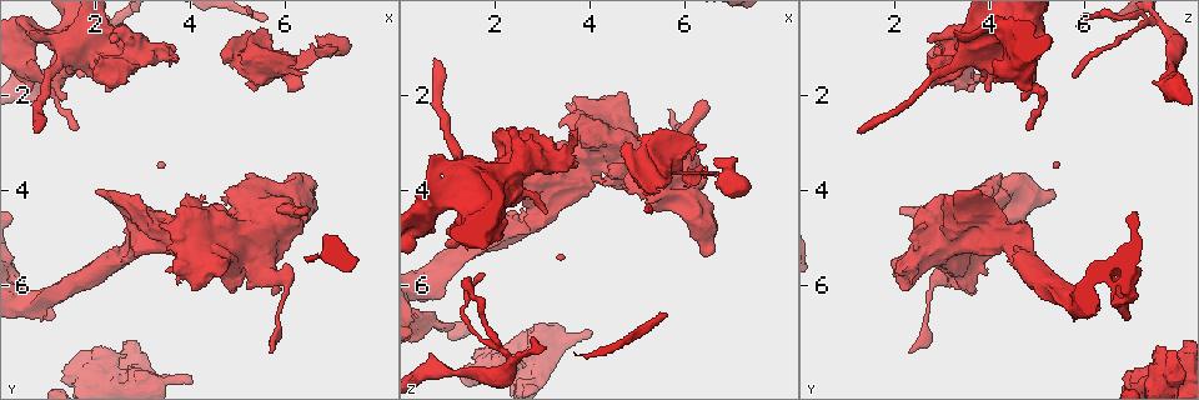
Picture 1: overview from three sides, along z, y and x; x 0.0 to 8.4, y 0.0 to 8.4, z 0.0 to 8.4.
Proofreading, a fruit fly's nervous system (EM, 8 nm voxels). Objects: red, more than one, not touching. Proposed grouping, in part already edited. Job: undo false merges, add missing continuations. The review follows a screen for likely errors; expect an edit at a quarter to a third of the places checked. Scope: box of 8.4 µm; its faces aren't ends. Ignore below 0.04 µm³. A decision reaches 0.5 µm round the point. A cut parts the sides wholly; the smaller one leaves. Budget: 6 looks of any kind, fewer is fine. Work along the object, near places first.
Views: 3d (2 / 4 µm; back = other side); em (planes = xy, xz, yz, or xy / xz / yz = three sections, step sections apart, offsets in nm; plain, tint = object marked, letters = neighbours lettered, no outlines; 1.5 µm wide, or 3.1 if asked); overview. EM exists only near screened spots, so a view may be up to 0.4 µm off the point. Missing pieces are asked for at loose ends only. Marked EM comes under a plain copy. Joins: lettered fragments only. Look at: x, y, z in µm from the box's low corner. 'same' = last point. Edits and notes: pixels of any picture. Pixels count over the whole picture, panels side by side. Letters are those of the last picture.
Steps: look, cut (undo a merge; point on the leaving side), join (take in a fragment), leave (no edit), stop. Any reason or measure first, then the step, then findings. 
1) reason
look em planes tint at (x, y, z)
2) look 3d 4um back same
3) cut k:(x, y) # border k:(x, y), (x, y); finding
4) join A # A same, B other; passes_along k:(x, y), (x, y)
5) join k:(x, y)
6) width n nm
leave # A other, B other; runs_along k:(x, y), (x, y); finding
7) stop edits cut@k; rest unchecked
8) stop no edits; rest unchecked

branch stops here
look 3d 2um at (1.20, 6.70, 6.95)

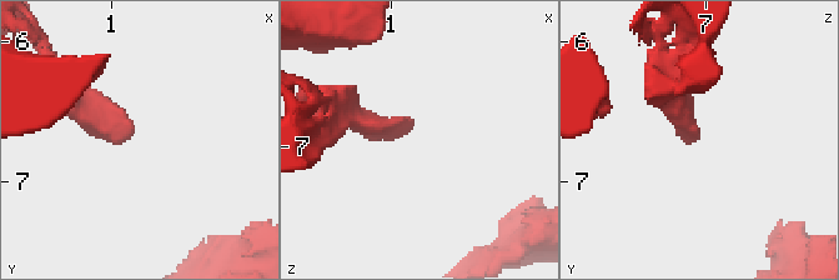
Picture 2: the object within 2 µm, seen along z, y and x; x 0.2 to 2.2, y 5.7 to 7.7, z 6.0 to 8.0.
shape alone is not enough
look em yz step 4 letters at (1.12, 6.68, 6.90)

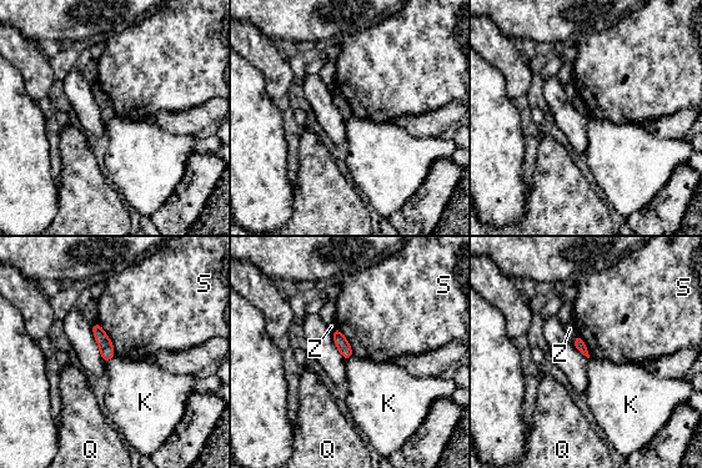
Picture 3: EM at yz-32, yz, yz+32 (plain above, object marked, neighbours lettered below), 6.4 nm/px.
cut it another way
look em planes letters same

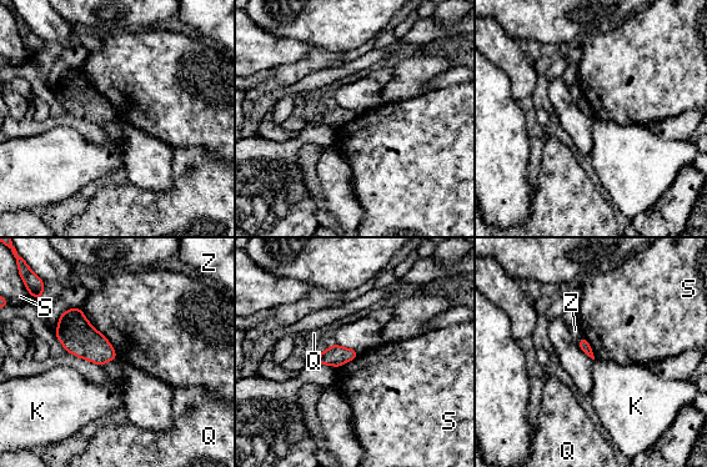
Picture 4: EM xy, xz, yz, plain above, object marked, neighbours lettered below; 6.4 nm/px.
longest_contact S 400 nm
leave # K other, Q other, S other, Z other; border 4:(80, 309), (118, 357); none of them fits

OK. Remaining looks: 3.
thick end
look 3d 4um at (2.90, 4.10, 3.10)

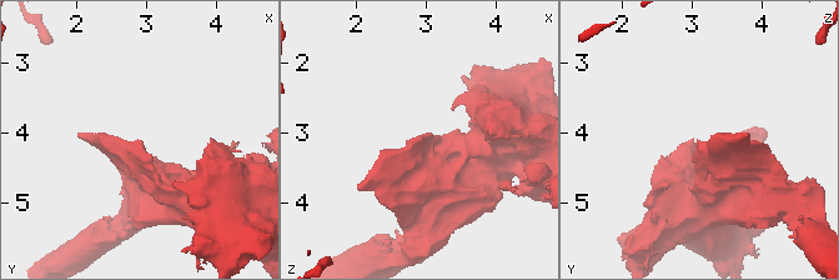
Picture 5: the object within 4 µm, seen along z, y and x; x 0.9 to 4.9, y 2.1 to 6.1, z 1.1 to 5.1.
look em planes letters at (2.90, 4.10, 3.15)

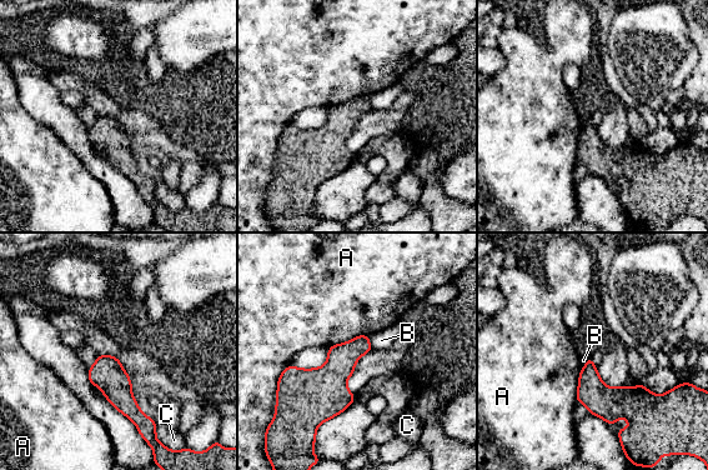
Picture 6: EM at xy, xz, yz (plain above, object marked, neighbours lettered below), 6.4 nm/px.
leave # A other, B other, C other; border 6:(368, 334), (361, 334), (327, 348); none of them fits

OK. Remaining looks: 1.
stop no edits; rest unchecked

